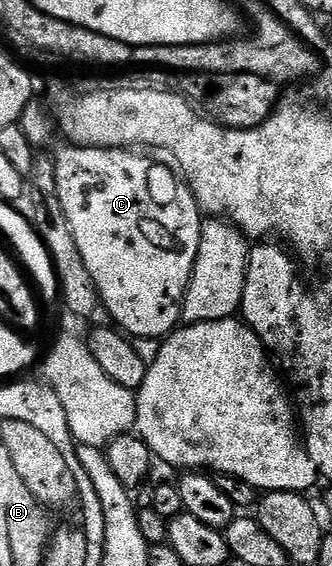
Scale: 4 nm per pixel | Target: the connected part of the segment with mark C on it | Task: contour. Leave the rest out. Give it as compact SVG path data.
M64 147L55 153L55 186L59 190L59 202L63 206L63 214L67 214L67 226L71 226L71 235L75 237L75 242L79 245L79 254L83 254L83 263L87 266L91 278L95 278L95 286L99 290L101 301L105 303L107 310L113 316L113 324L133 338L138 338L137 336L168 337L178 327L181 320L181 302L185 298L185 291L189 285L199 250L203 213L200 206L197 205L192 190L168 163L166 163L167 165L156 164L155 161L140 156L140 154L145 155L140 151L128 148Z

